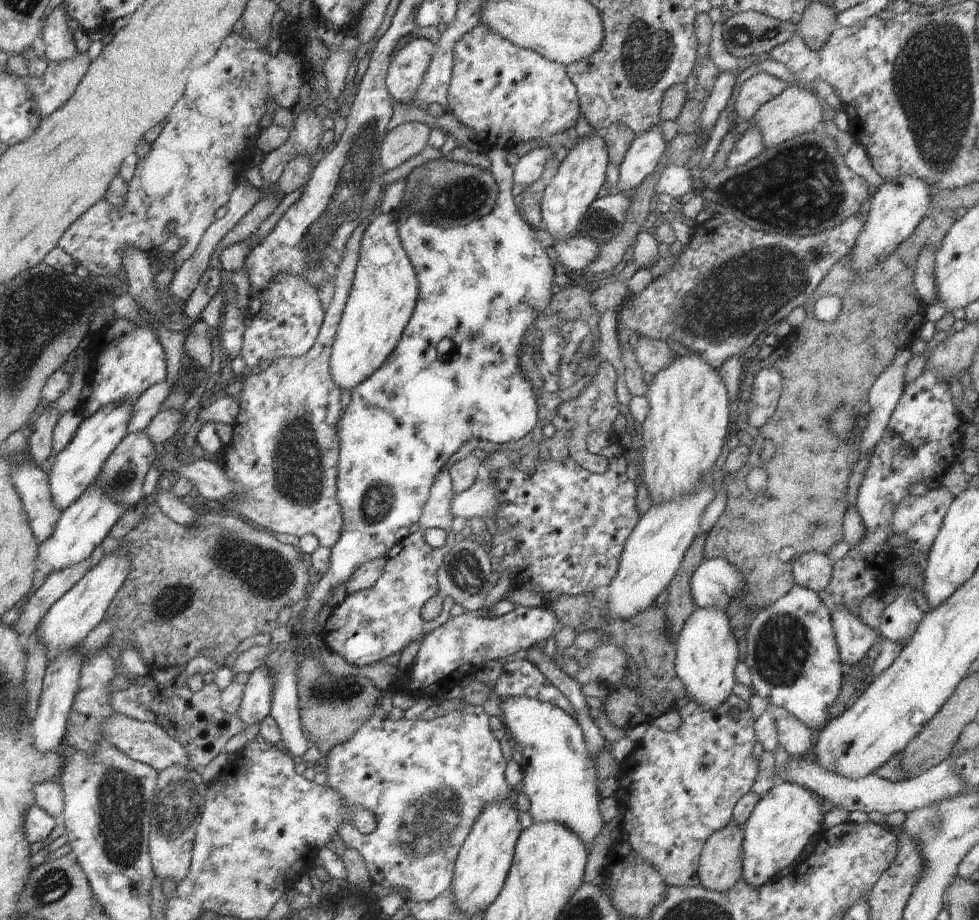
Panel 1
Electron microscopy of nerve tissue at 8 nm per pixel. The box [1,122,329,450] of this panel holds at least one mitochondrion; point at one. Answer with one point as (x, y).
(72, 300)

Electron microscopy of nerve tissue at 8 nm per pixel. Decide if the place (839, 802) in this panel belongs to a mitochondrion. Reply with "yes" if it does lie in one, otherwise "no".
no

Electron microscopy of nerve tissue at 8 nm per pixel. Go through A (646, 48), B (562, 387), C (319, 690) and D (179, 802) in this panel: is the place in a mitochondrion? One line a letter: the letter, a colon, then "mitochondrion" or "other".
A: mitochondrion
B: mitochondrion
C: mitochondrion
D: mitochondrion

